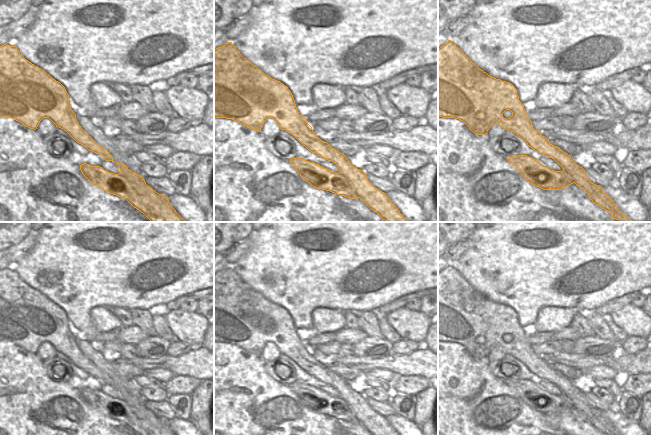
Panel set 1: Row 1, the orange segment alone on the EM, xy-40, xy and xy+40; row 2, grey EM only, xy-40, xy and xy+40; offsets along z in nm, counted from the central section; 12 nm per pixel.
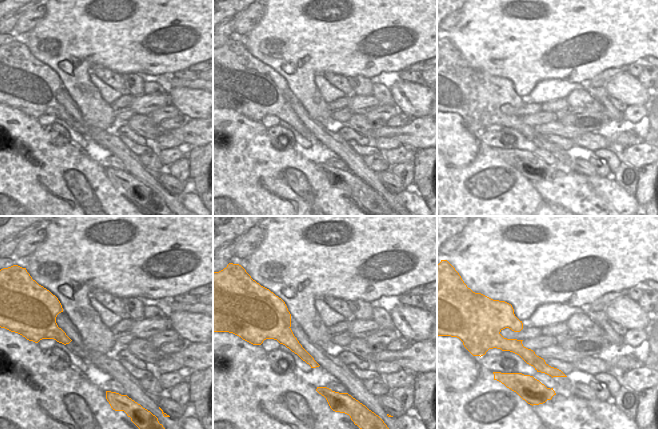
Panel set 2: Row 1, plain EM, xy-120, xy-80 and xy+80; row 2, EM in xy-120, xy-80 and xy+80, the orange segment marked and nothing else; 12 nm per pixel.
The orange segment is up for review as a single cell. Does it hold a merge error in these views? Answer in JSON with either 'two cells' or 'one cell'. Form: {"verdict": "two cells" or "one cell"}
{"verdict": "one cell"}

